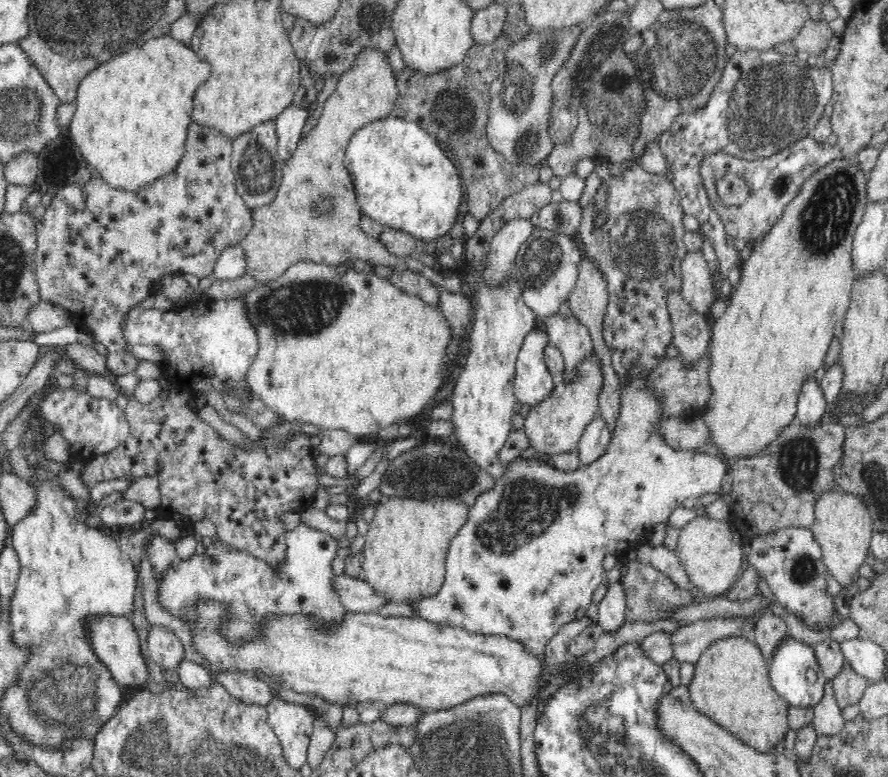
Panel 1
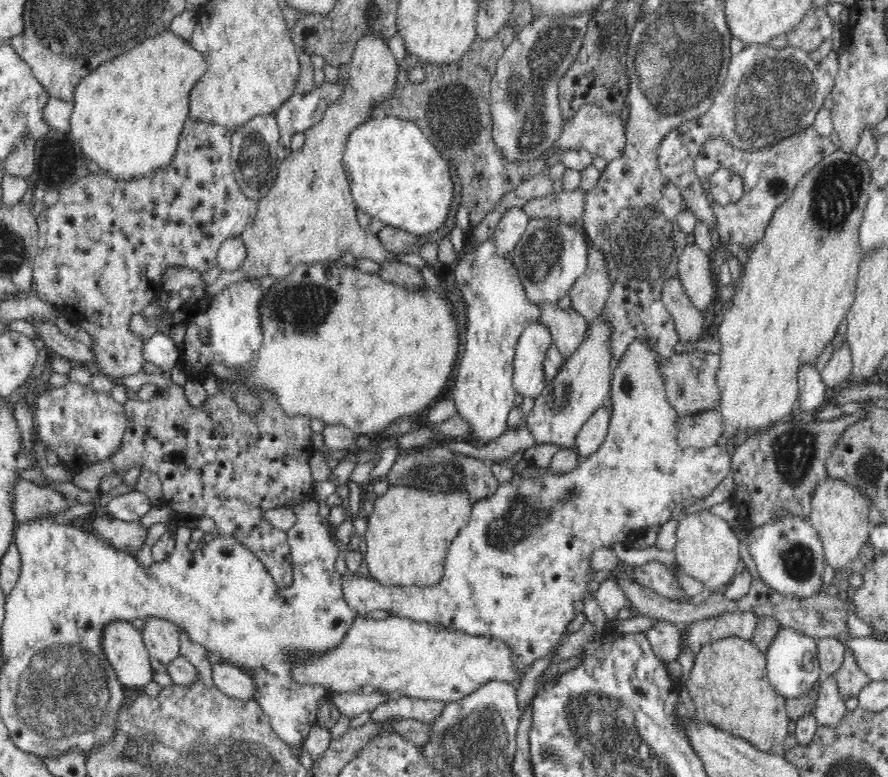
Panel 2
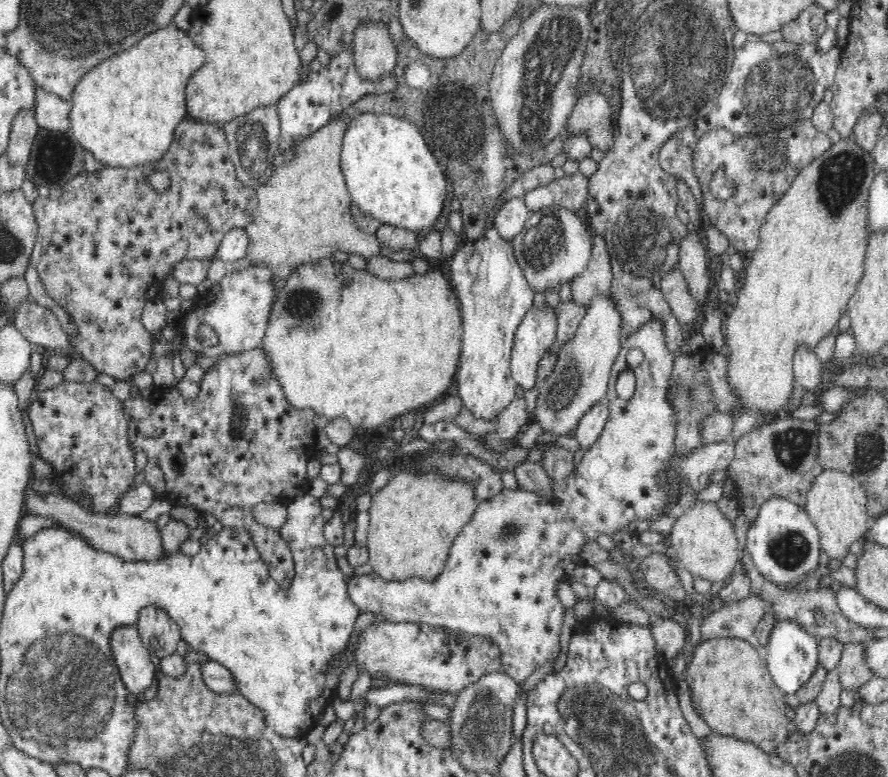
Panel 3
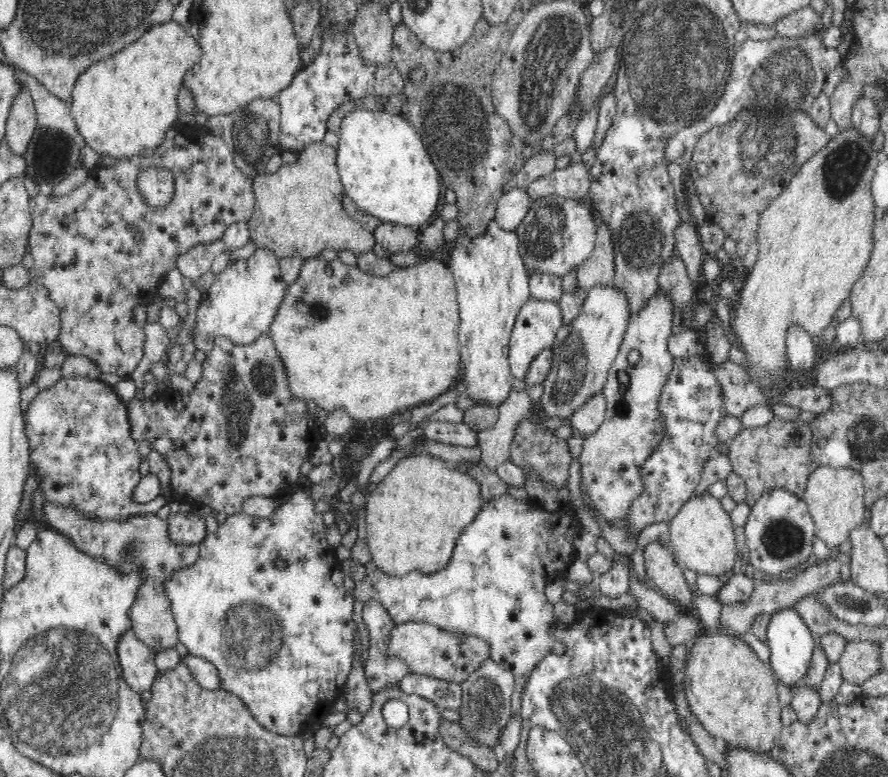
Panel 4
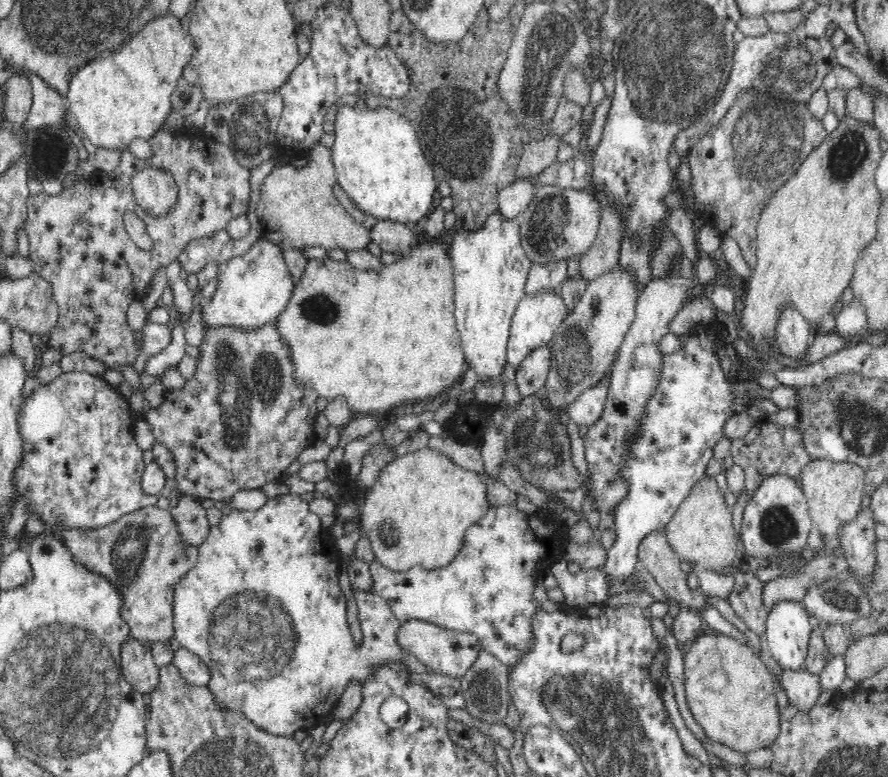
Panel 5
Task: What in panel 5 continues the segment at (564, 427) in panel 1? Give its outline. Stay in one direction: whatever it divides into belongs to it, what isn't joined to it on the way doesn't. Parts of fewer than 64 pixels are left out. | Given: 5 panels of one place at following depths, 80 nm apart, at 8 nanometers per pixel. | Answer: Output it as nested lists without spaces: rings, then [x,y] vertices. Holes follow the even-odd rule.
[[[615,266],[588,281],[582,298],[562,321],[548,344],[551,367],[545,382],[548,404],[567,408],[586,390],[606,376],[630,325],[636,318],[637,300],[642,290],[636,269]]]

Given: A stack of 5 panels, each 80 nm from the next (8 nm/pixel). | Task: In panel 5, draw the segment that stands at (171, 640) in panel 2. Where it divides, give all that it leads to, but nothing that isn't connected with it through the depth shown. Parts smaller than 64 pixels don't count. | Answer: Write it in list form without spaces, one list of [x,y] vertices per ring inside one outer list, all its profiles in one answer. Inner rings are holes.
[[[144,505],[134,512],[126,513],[118,520],[98,527],[94,530],[70,530],[62,535],[64,546],[72,555],[72,562],[78,563],[84,571],[103,576],[108,583],[116,589],[122,601],[120,616],[129,628],[129,636],[143,641],[146,644],[152,642],[166,642],[173,639],[173,606],[175,601],[176,586],[182,578],[198,562],[200,549],[198,546],[188,545],[185,538],[177,531],[177,524],[172,513],[166,509],[160,509],[157,505]]]

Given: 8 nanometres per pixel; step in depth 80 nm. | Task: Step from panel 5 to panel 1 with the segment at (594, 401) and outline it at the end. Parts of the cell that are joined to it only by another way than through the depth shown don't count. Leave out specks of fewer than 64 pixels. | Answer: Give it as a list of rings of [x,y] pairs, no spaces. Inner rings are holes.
[[[604,417],[590,421],[579,440],[578,456],[582,465],[590,464],[596,457],[602,456],[610,442],[611,432]]]

